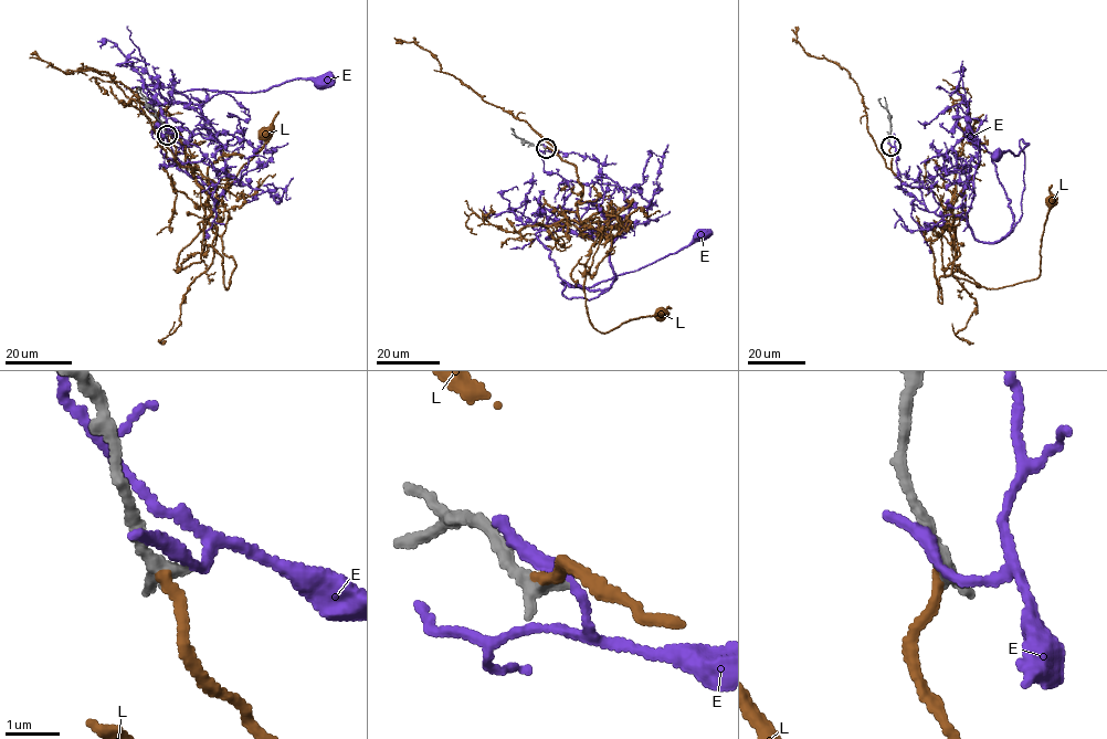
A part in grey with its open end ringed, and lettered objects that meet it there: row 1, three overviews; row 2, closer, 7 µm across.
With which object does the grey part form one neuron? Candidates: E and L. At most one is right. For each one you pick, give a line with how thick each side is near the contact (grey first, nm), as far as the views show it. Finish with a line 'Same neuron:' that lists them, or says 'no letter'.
L: 340 nm thick on the grey side, 170 nm on the other
Same neuron: L

